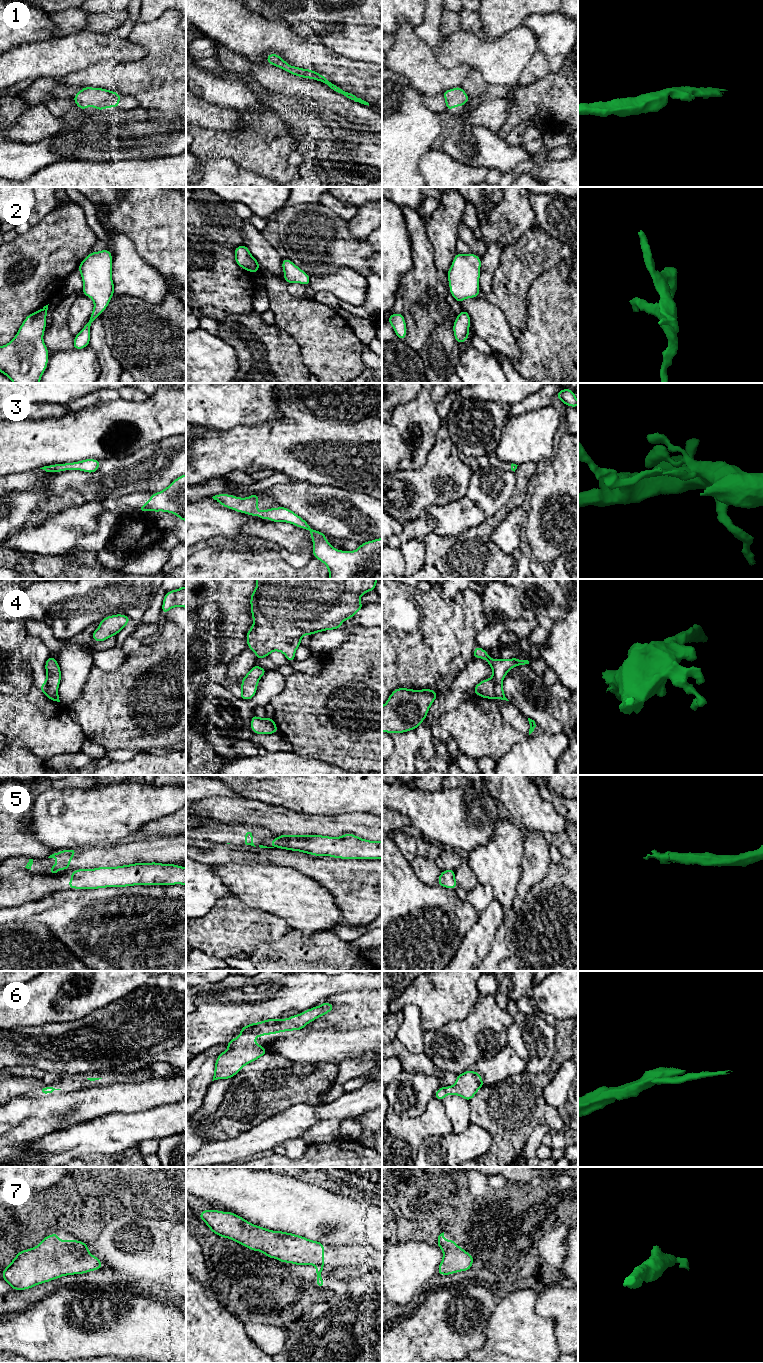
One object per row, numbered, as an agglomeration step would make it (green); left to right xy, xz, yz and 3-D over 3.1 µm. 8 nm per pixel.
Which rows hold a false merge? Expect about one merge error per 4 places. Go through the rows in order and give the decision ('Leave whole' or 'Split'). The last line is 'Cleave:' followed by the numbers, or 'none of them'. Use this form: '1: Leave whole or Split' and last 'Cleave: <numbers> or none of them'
1: Leave whole
2: Leave whole
3: Leave whole
4: Split
5: Split
6: Leave whole
7: Leave whole
Cleave: 4, 5

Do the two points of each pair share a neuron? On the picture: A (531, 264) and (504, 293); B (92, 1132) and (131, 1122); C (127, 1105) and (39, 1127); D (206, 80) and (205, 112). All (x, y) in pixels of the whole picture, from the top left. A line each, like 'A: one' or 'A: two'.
A: one
B: one
C: two
D: two

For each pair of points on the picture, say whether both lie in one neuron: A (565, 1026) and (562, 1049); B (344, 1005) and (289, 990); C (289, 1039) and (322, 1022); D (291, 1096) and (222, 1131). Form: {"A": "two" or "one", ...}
{"A": "one", "B": "two", "C": "two", "D": "one"}

